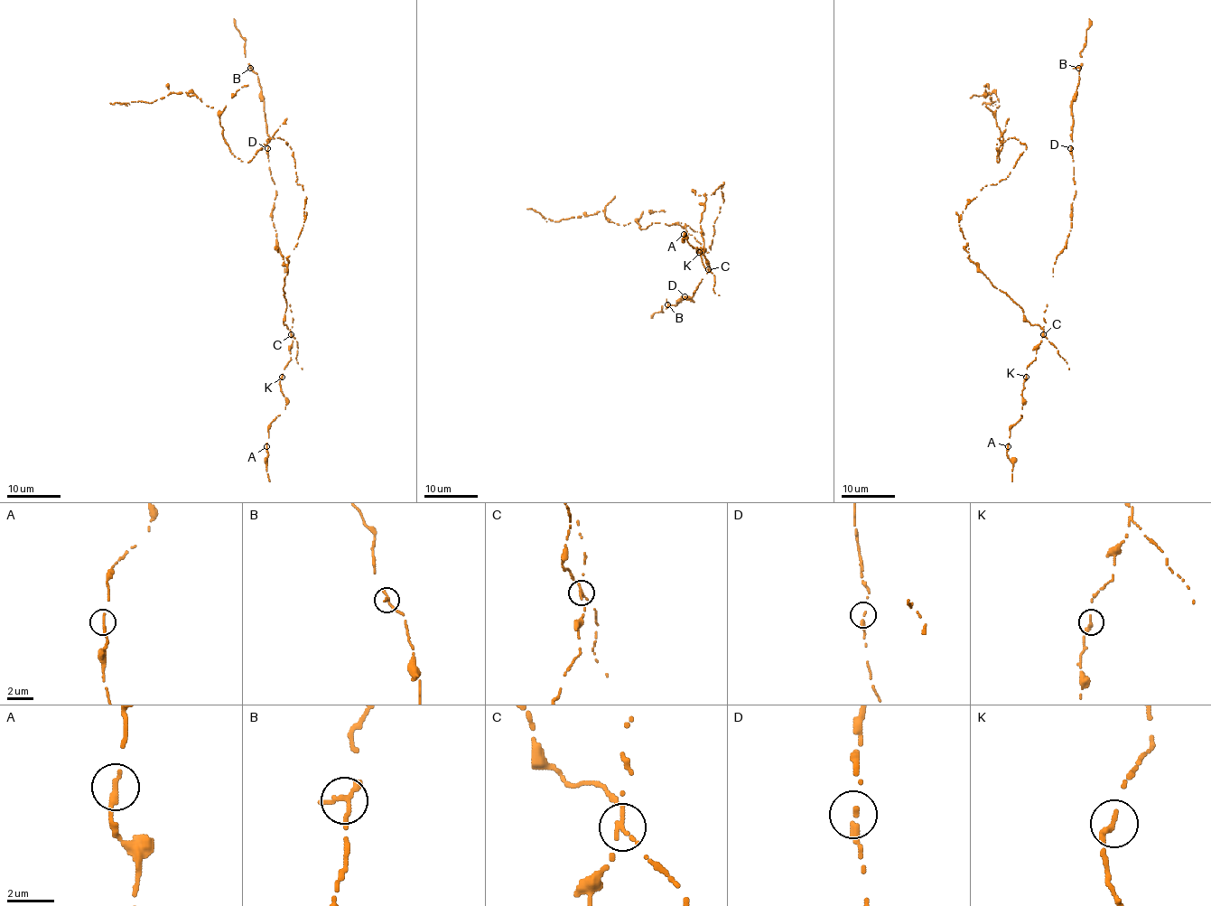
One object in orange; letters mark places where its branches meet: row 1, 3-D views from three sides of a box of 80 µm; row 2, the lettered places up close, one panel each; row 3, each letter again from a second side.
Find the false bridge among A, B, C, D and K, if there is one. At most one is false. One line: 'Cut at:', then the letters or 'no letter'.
Cut at: C

